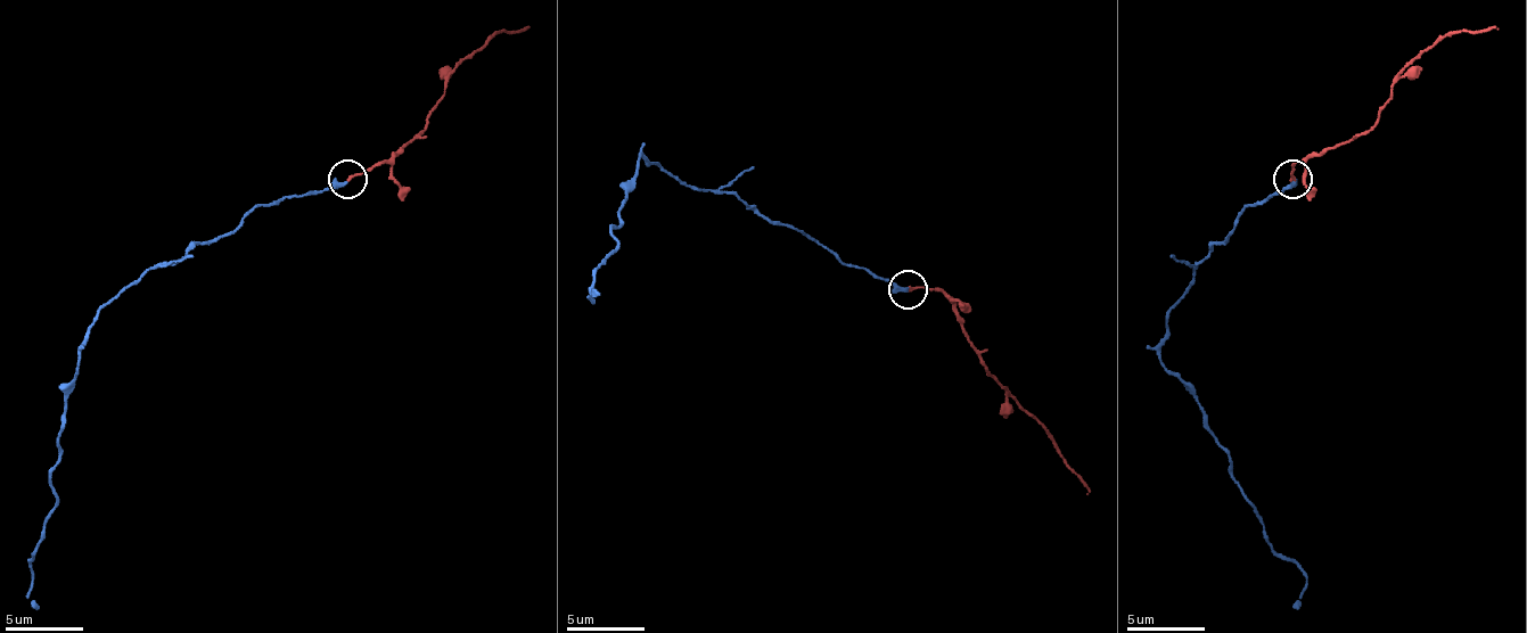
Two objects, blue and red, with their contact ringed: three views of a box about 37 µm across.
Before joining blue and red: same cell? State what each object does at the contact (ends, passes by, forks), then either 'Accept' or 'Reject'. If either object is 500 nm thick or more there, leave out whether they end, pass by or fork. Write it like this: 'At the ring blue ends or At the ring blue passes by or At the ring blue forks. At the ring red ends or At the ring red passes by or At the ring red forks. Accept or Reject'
At the ring blue ends. At the ring red ends. Accept

